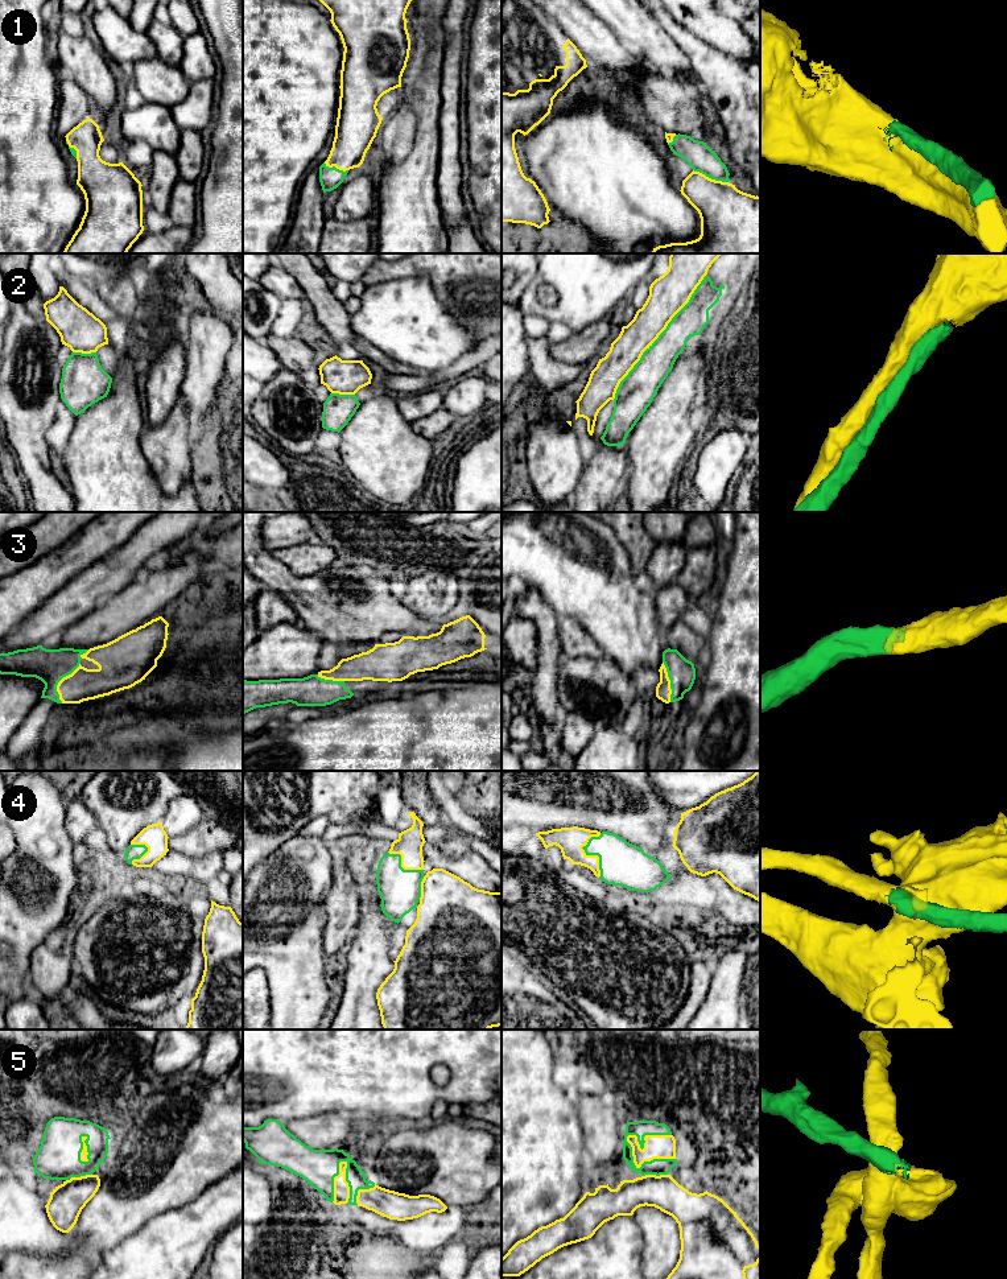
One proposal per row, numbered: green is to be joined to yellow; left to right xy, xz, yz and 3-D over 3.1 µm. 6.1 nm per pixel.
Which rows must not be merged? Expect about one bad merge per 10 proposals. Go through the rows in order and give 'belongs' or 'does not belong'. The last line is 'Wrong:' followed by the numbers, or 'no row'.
1: belongs
2: belongs
3: belongs
4: belongs
5: belongs
Wrong: no row

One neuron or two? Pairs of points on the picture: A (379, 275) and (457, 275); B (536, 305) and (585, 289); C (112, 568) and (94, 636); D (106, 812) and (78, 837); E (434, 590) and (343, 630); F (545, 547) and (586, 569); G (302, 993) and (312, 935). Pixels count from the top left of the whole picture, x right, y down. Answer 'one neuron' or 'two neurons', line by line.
A: one neuron
B: one neuron
C: two neurons
D: two neurons
E: two neurons
F: one neuron
G: one neuron

